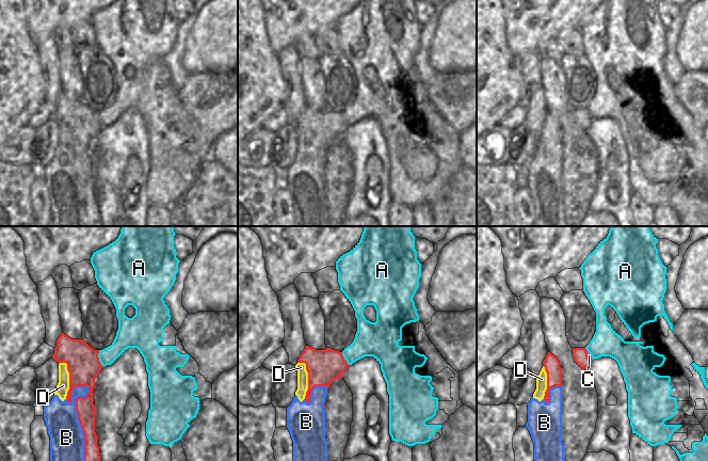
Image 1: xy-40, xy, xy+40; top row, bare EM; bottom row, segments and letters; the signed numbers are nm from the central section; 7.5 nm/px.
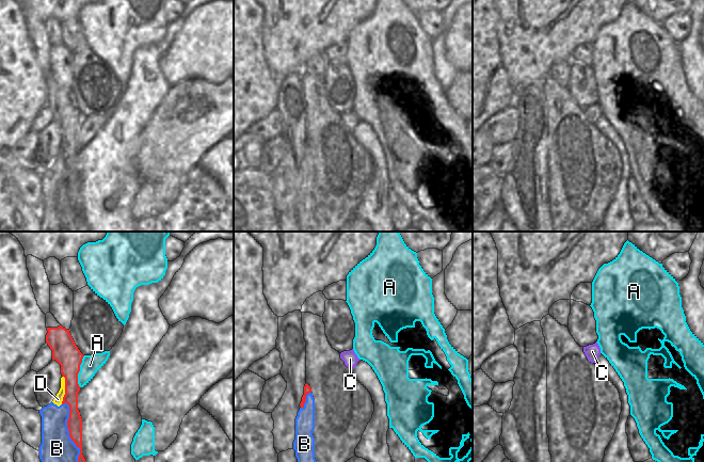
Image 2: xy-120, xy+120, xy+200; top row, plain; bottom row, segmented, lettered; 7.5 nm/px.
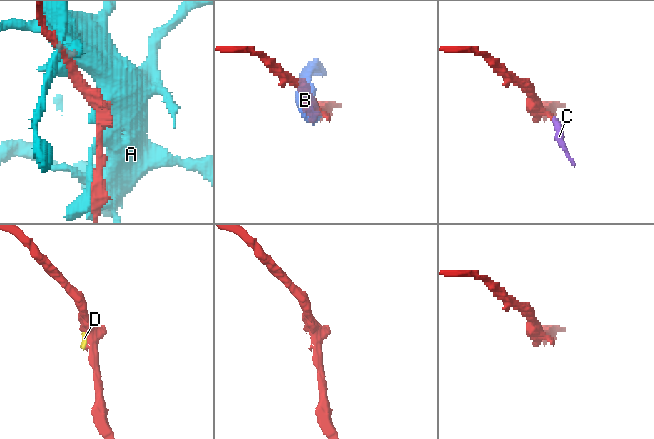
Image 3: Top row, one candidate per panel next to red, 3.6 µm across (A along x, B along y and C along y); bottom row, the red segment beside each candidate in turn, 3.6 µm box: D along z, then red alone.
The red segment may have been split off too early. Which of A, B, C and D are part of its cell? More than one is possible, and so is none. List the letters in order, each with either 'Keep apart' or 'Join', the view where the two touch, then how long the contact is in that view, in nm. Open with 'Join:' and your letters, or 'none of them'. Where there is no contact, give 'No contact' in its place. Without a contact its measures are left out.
Join: none of them
A: Keep apart. Touches red in xy-40. Shared border 130 nm
B: Keep apart. Touches red in xy-40. Shared border 600 nm
C: Keep apart. Touches red in xy+40. Shared border 130 nm
D: Keep apart. Touches red in xy-40. Shared border 280 nm

